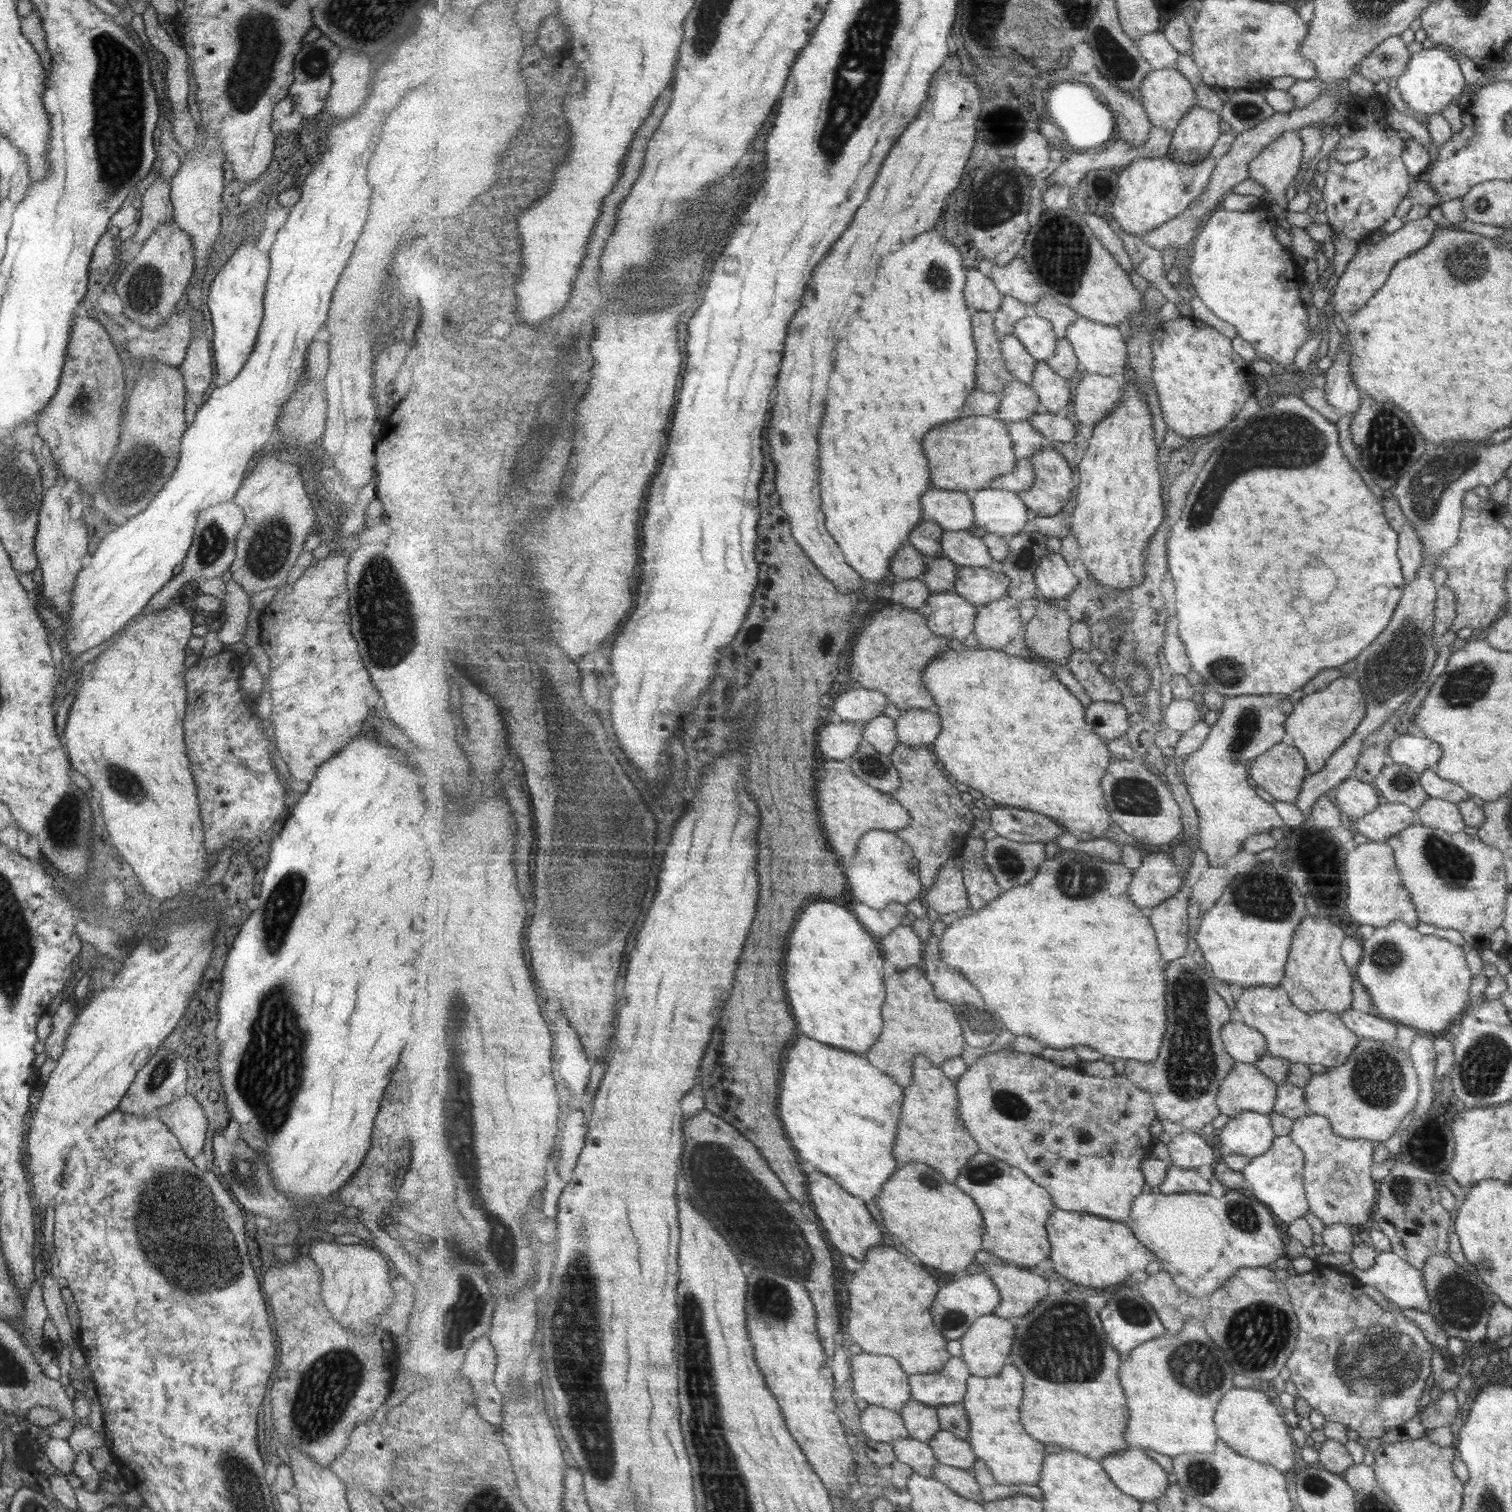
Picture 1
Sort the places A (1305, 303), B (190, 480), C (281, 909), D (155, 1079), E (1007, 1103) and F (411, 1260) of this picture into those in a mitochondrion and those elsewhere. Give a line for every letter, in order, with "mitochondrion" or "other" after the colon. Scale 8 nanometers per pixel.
A: other
B: other
C: mitochondrion
D: mitochondrion
E: mitochondrion
F: other

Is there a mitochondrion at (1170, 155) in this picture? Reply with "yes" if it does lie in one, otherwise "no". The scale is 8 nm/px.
no

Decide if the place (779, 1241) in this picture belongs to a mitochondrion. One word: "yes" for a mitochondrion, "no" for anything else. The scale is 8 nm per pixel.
yes

